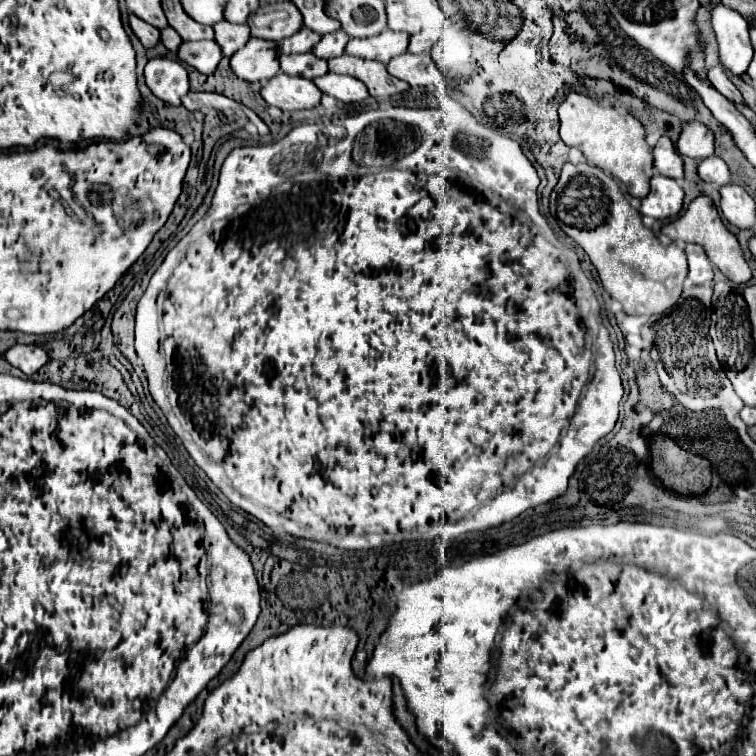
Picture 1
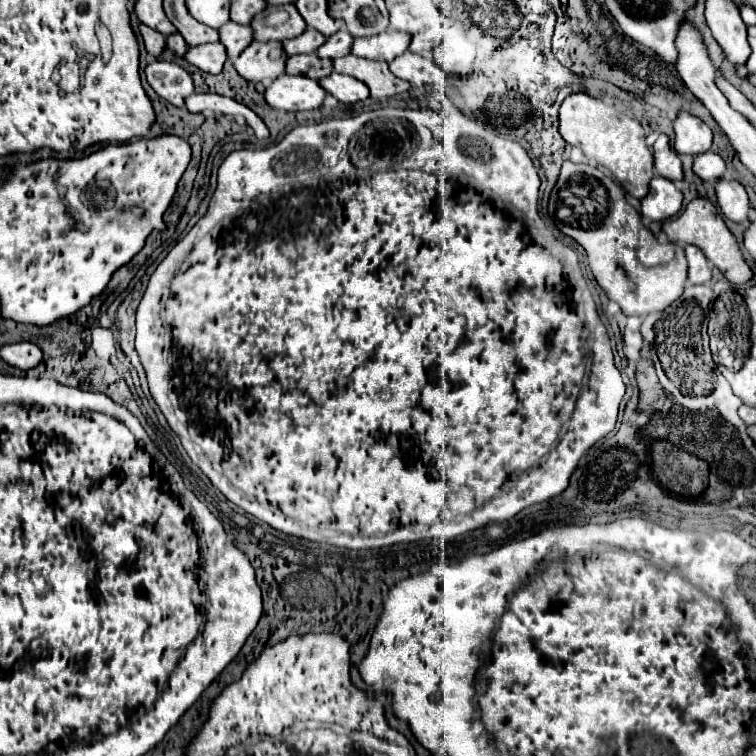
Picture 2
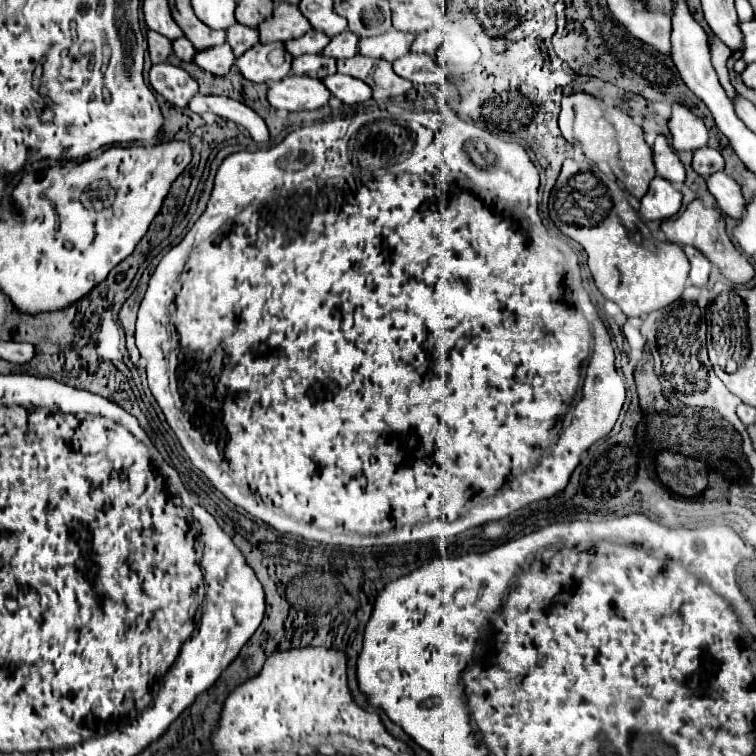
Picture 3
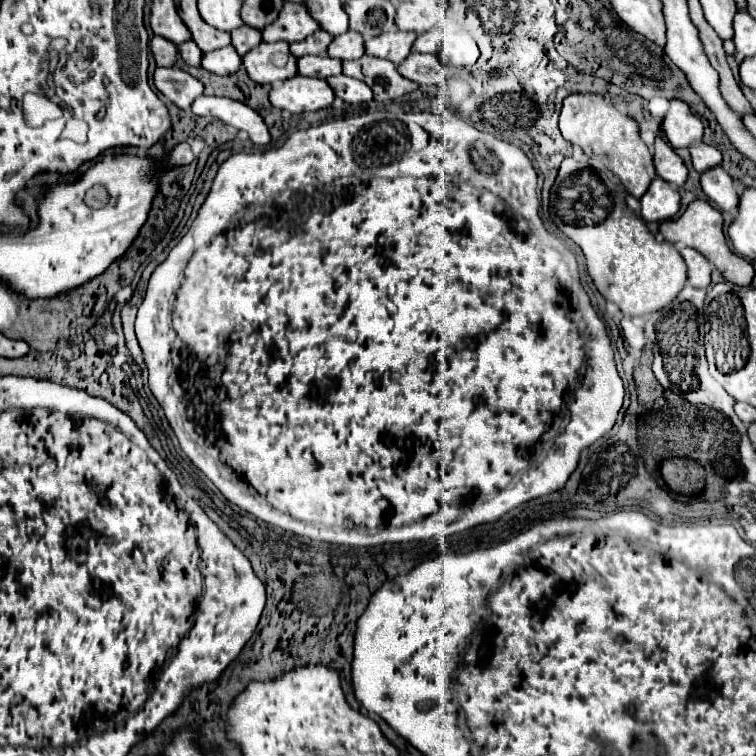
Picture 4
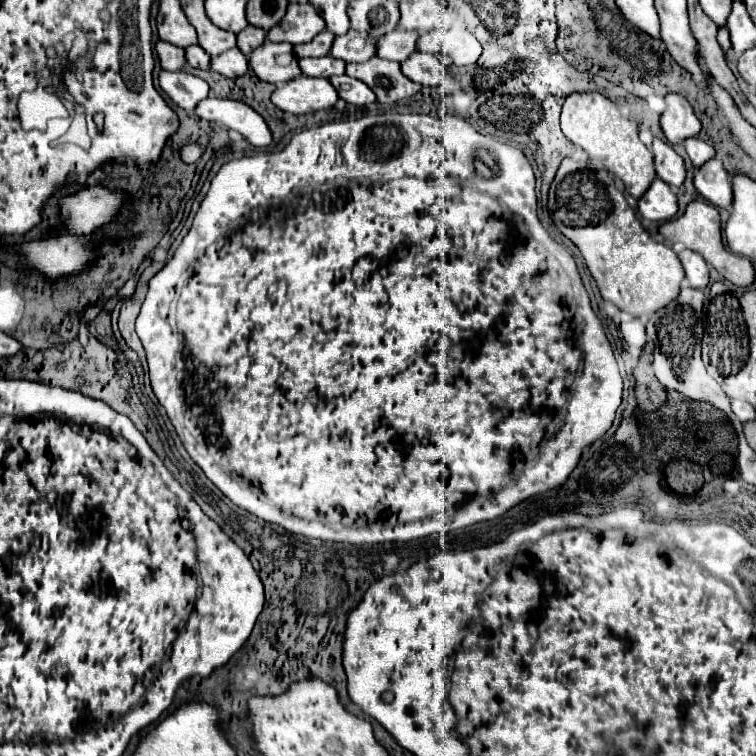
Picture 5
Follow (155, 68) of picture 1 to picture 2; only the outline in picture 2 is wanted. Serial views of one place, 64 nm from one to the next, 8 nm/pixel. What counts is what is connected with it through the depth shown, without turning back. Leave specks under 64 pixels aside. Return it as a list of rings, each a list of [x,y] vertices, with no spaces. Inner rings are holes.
[[[154,60],[146,66],[146,80],[152,86],[152,90],[168,100],[174,106],[184,106],[184,98],[194,92],[194,84],[190,74],[180,68],[176,62],[166,60]]]

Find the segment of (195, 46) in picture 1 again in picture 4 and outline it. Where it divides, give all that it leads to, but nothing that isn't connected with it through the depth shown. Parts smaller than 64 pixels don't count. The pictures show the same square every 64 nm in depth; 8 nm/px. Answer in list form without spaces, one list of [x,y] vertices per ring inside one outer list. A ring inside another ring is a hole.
[[[226,46],[226,48],[218,48],[214,52],[204,54],[200,60],[200,66],[212,74],[228,76],[240,68],[240,56],[236,54],[236,50],[232,46]]]

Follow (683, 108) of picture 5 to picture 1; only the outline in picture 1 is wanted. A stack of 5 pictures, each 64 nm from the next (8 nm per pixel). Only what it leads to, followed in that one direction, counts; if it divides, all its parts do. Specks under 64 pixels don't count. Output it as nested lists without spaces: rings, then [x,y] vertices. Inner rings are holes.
[[[686,122],[678,140],[678,152],[682,156],[704,160],[714,154],[714,136],[704,124],[698,122]]]

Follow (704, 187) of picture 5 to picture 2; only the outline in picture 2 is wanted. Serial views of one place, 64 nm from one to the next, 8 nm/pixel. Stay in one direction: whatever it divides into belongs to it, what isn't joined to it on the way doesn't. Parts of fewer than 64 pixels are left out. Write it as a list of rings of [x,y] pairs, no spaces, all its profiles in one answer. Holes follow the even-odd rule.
[[[718,180],[716,184],[716,196],[718,196],[718,206],[722,214],[738,224],[744,224],[750,220],[750,210],[752,204],[748,200],[748,194],[744,186],[736,180]]]

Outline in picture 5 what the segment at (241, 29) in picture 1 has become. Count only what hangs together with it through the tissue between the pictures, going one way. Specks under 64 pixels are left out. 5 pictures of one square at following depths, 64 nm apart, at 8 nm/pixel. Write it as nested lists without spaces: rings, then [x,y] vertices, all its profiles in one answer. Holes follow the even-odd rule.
[[[246,26],[244,32],[238,32],[238,34],[236,34],[236,40],[238,40],[236,46],[240,48],[240,52],[242,52],[244,56],[250,56],[252,50],[256,50],[260,44],[266,42],[264,36],[266,36],[264,30],[260,30],[260,28],[252,28],[252,26]]]

